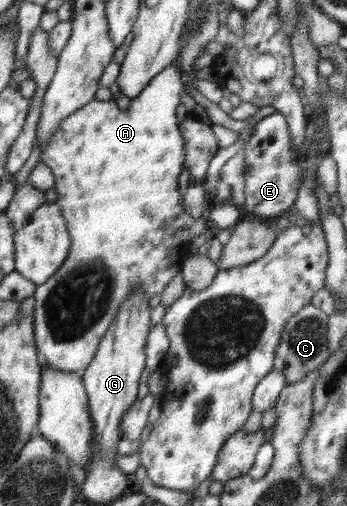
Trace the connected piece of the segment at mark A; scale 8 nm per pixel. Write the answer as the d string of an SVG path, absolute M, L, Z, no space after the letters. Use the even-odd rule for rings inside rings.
M180 47L180 53L178 53L176 61L172 65L164 67L156 77L152 78L146 88L142 90L142 93L131 100L127 110L120 110L114 99L89 101L84 107L74 111L60 122L58 130L52 134L51 139L46 142L44 150L41 151L40 162L51 170L54 179L53 189L56 190L58 196L55 203L61 208L71 240L70 251L64 263L54 272L54 275L50 276L45 283L40 284L33 293L35 300L33 310L35 346L39 357L43 360L41 364L48 364L48 366L64 370L64 372L81 372L84 368L87 368L97 352L104 333L108 331L110 323L114 321L114 317L118 315L127 298L133 295L134 289L144 291L143 295L148 301L155 296L160 296L166 285L172 281L172 277L181 272L184 259L190 255L191 242L196 237L203 235L210 225L206 217L194 218L187 213L183 206L181 189L184 187L184 179L181 178L181 173L184 166L185 143L178 125L180 119L176 116L176 107L181 103L180 94L185 85L182 82L182 73L180 72L181 53L182 47Z

